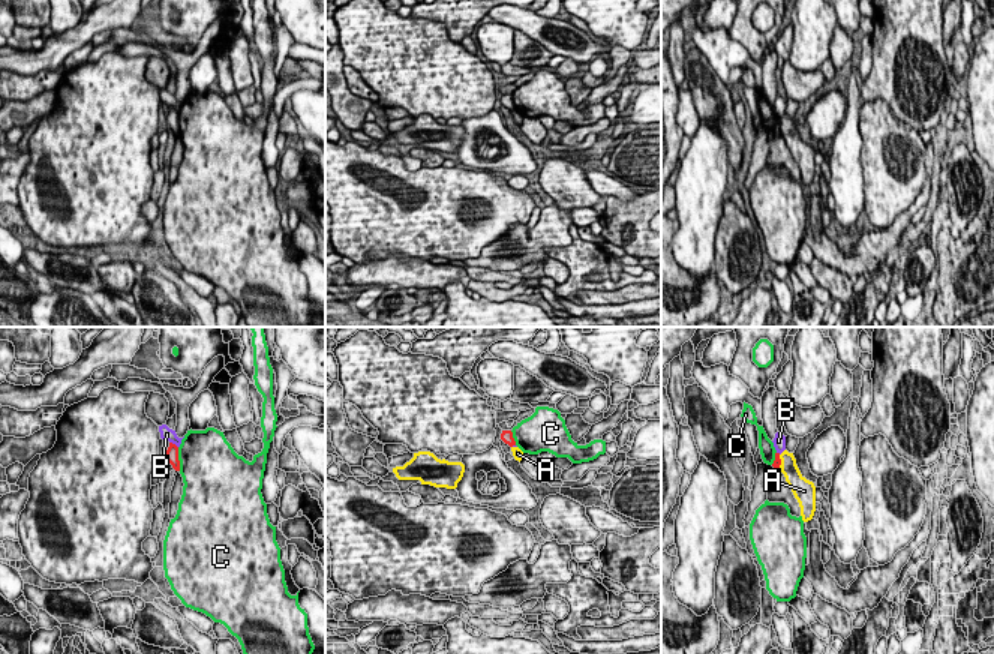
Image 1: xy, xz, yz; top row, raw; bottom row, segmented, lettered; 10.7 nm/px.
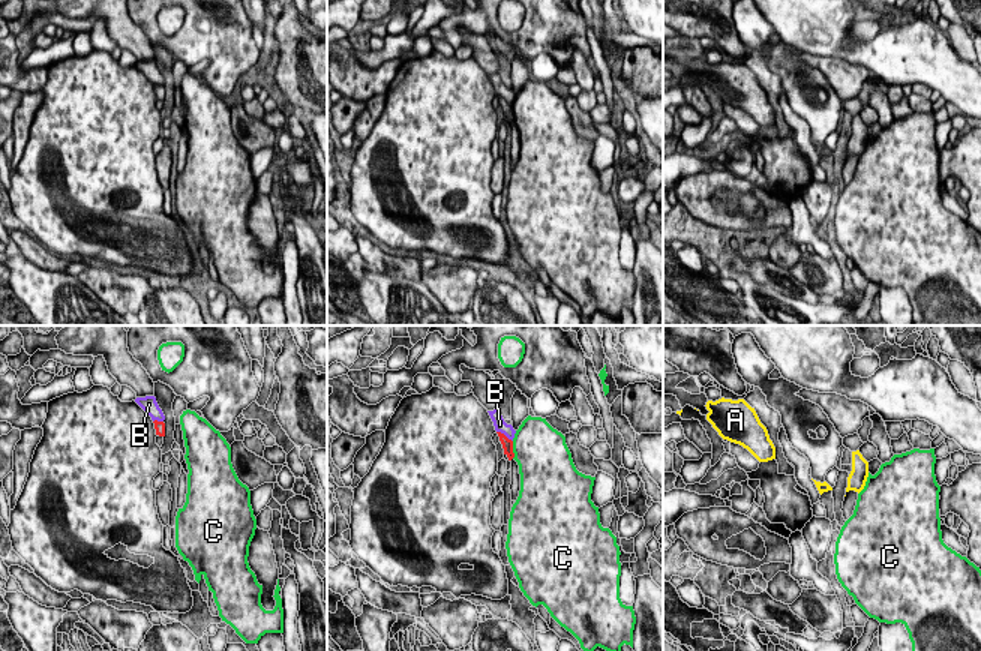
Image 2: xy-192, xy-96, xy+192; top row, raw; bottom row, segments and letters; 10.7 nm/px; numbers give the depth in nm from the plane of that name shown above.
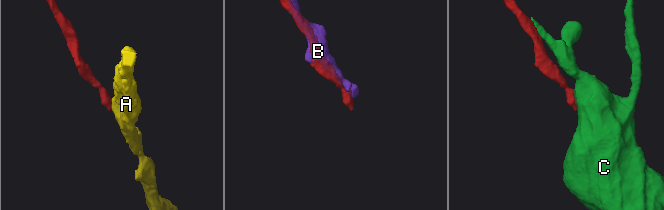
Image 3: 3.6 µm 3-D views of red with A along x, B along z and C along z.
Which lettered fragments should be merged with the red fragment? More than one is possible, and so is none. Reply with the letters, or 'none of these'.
none of these

